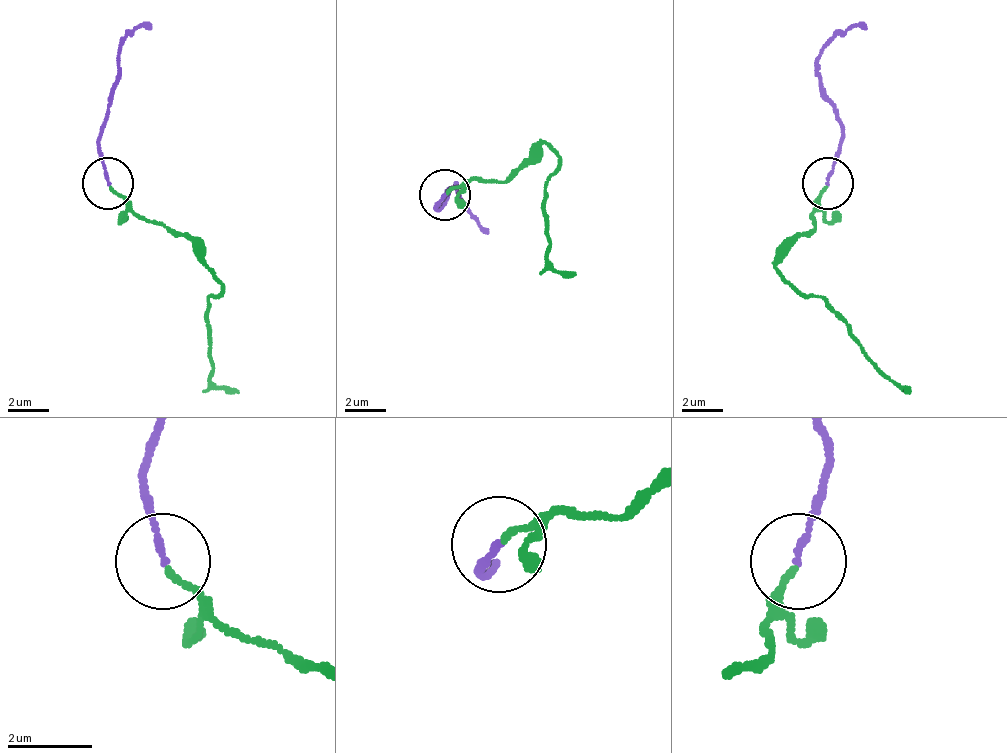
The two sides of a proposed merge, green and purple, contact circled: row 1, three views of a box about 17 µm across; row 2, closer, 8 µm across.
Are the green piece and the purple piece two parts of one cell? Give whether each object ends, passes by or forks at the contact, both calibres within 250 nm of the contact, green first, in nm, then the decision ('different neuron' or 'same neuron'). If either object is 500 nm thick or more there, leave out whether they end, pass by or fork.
green ends; purple ends; calibres 140 and 140 nm; same neuron

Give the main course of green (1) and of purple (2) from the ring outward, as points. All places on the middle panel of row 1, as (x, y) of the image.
1: (449, 196), (474, 181), (505, 181), (546, 145), (556, 170), (546, 186), (546, 258), (561, 273), (577, 273)
2: (443, 196), (438, 206), (454, 186), (490, 232)

